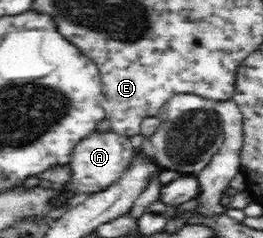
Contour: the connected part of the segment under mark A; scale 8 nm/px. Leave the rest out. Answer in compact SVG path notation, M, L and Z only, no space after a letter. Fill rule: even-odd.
M112 132L91 134L74 150L74 158L71 162L74 174L64 190L72 190L73 195L84 191L90 194L101 192L121 180L129 172L137 154L129 137L119 136ZM72 182L76 182L78 186L72 185Z

